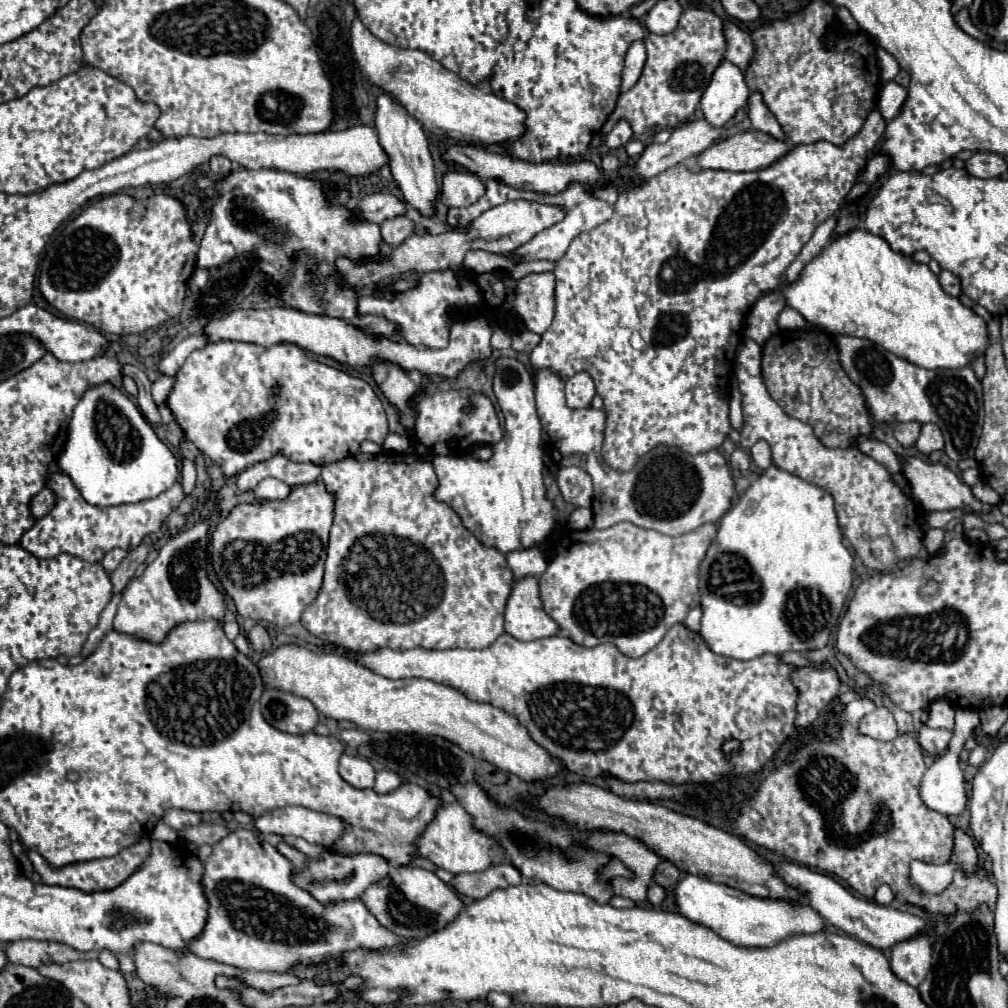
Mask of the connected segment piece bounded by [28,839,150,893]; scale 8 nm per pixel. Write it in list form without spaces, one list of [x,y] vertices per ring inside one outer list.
[[[142,839],[140,843],[134,843],[134,845],[126,847],[124,851],[120,851],[114,857],[102,857],[102,859],[84,861],[84,863],[68,863],[64,867],[50,867],[50,863],[38,851],[30,851],[28,857],[30,857],[34,869],[40,873],[42,883],[46,883],[46,885],[62,885],[62,887],[76,887],[76,889],[82,889],[82,891],[90,893],[90,891],[112,889],[118,883],[122,883],[128,875],[132,875],[142,865],[148,851],[150,851],[150,839]]]

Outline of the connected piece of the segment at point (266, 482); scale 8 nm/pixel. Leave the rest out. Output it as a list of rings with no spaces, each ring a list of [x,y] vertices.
[[[266,477],[258,483],[258,487],[254,489],[256,497],[258,499],[264,499],[264,501],[274,501],[274,499],[284,499],[288,493],[290,493],[290,487],[286,483],[282,483],[280,479],[274,479],[274,477]]]

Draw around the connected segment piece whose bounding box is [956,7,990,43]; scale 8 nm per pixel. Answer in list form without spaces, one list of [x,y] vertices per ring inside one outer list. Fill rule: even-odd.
[[[964,7],[964,9],[960,9],[958,13],[956,13],[956,23],[958,23],[958,27],[962,29],[962,31],[966,31],[970,37],[974,37],[974,39],[980,39],[980,41],[990,41],[990,37],[986,35],[986,33],[982,33],[972,21],[970,21],[970,15],[968,15],[968,7]]]

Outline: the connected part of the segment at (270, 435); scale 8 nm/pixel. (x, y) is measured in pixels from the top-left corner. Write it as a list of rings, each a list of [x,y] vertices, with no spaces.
[[[218,341],[218,343],[208,343],[206,347],[202,349],[196,349],[190,353],[190,357],[184,361],[184,365],[180,367],[180,371],[176,373],[176,379],[174,379],[174,389],[172,393],[168,395],[168,401],[166,405],[170,407],[170,411],[174,413],[176,417],[176,423],[182,427],[182,431],[186,433],[186,437],[204,453],[208,455],[214,463],[220,465],[220,469],[232,477],[240,471],[244,471],[246,467],[254,465],[254,463],[260,463],[260,461],[266,461],[278,453],[286,455],[290,461],[294,463],[314,463],[314,465],[328,465],[328,463],[334,463],[334,461],[340,461],[340,459],[346,459],[346,457],[358,457],[360,453],[360,445],[362,441],[372,441],[376,445],[382,445],[386,435],[388,435],[388,423],[386,423],[386,413],[384,413],[384,407],[382,407],[382,401],[376,397],[374,389],[362,381],[362,379],[356,379],[356,377],[350,377],[348,373],[344,371],[338,371],[334,367],[328,367],[324,363],[318,363],[314,359],[310,359],[298,345],[294,343],[278,343],[278,345],[272,345],[272,347],[262,347],[262,345],[256,345],[256,343],[238,343],[238,341]]]

